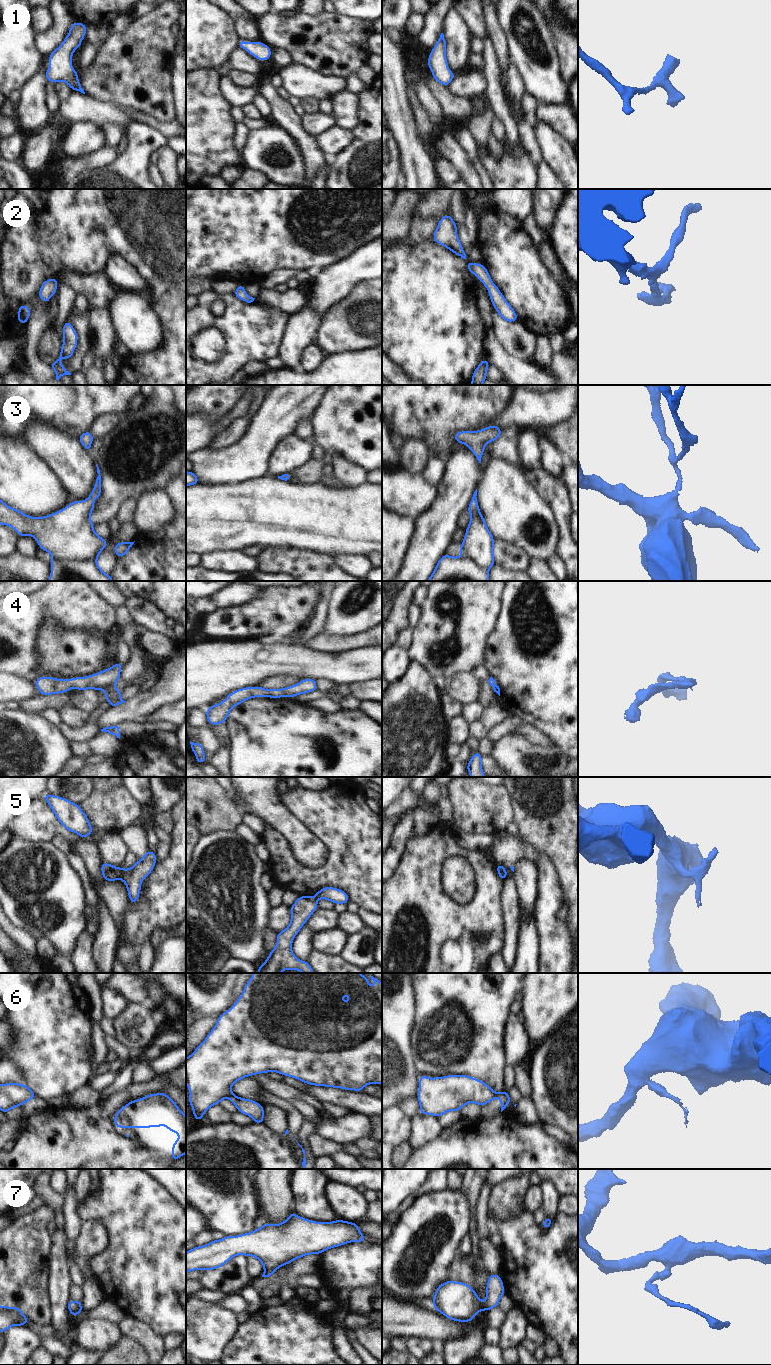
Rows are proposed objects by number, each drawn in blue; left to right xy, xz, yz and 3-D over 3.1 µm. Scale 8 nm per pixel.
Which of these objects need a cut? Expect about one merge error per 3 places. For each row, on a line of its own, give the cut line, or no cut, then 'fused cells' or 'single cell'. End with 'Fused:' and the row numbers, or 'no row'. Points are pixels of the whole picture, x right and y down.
1: cut none; single cell
2: cut none; single cell
3: cut none; single cell
4: cut none; single cell
5: cut xy (121, 867), (119, 878); fused cells
6: cut none; single cell
7: cut none; single cell
Fused: 5

